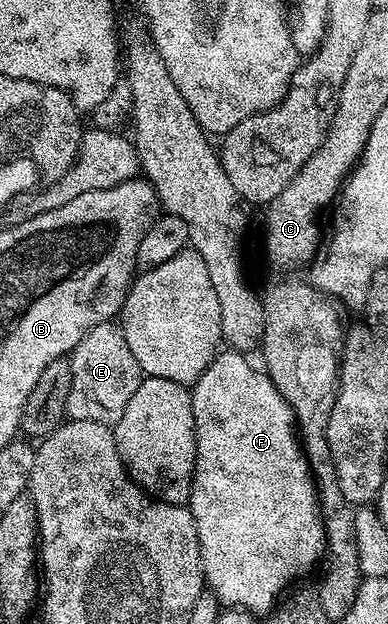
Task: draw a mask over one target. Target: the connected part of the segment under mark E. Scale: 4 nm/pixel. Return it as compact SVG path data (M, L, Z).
M113 321L99 322L82 337L76 349L70 351L68 361L72 368L72 388L68 391L66 418L96 420L113 427L120 420L124 408L128 408L128 400L132 400L144 377L121 329Z

